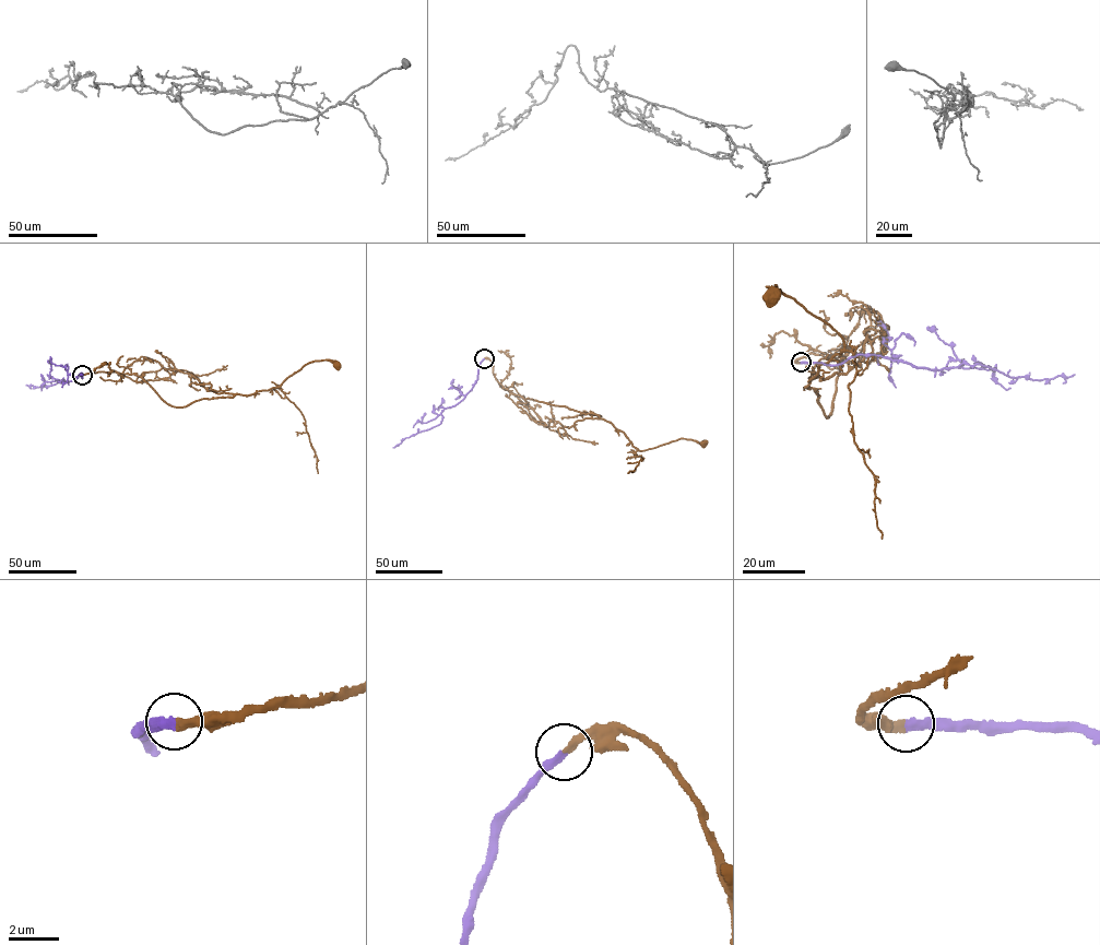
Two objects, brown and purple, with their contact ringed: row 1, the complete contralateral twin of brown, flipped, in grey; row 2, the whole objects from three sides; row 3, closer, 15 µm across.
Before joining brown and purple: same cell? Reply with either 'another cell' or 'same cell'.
same cell

